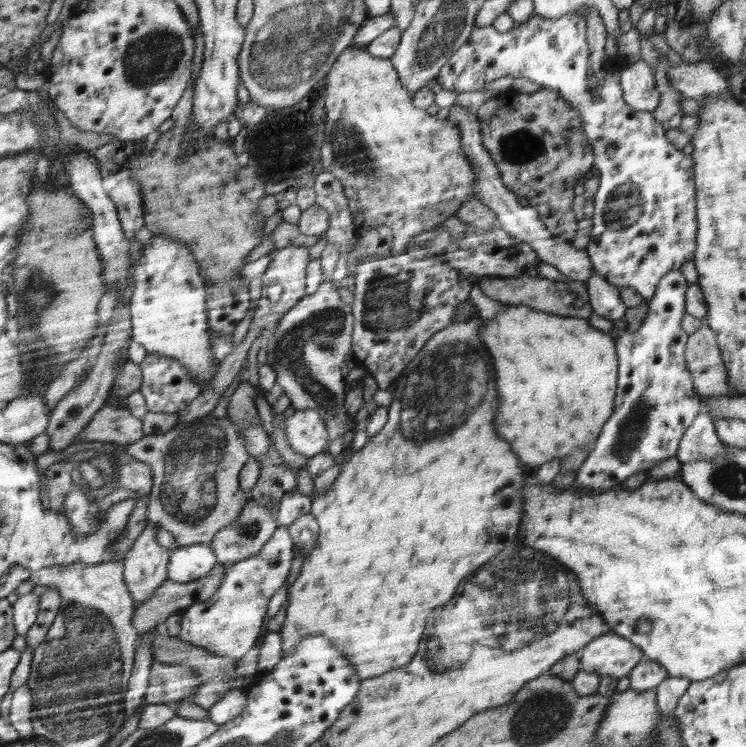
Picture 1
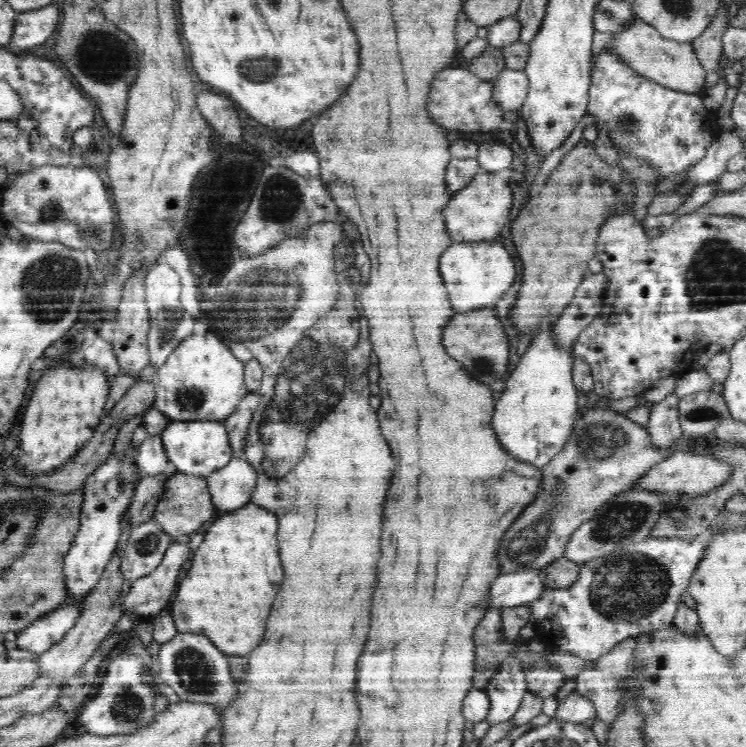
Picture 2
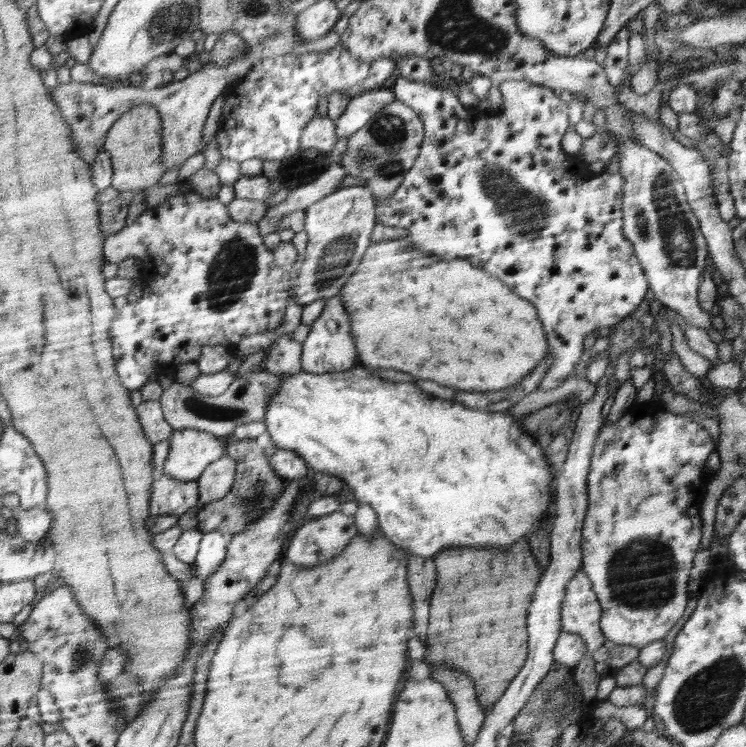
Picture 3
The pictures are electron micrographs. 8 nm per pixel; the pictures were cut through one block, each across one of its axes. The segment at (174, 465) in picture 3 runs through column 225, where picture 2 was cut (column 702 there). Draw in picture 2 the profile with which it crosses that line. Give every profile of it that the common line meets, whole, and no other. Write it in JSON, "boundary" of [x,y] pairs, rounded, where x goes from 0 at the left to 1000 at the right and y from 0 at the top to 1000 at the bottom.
{"boundary":[[[791,545],[772,564],[767,581],[761,582],[756,600],[736,616],[735,621],[724,625],[728,636],[724,657],[718,669],[702,681],[690,701],[680,710],[669,735],[669,755],[673,766],[681,767],[710,760],[727,762],[732,756],[751,747],[759,736],[761,720],[783,701],[786,696],[796,693],[796,685],[818,672],[826,664],[854,653],[850,648],[871,627],[898,613],[903,605],[924,605],[941,609],[944,597],[936,589],[917,580],[901,598],[885,600],[873,590],[871,573],[862,568],[849,565],[838,554],[828,553],[810,545]]]}

